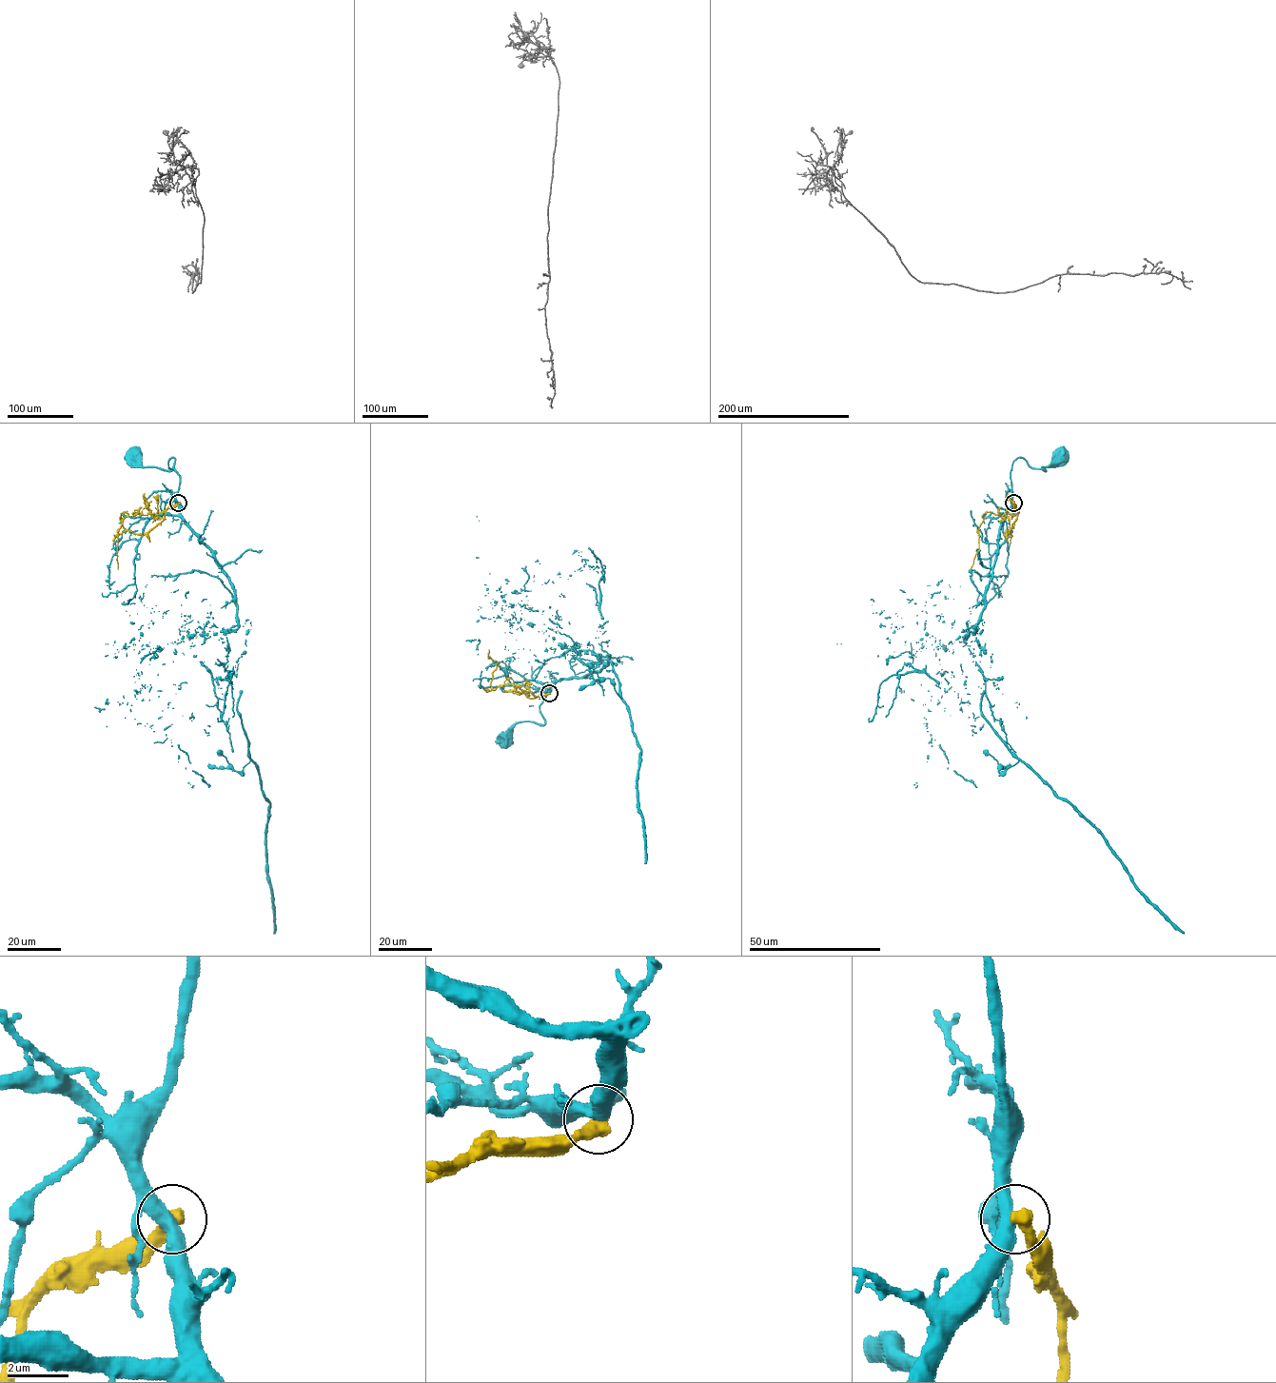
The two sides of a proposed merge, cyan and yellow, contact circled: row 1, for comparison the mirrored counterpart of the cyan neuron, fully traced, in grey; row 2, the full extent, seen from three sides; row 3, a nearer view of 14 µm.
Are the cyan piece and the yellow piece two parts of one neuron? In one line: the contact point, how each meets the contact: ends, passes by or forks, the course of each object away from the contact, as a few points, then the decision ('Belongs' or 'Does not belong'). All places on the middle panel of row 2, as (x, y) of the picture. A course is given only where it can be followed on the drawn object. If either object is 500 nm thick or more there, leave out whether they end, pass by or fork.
Place: (549, 693). At the ring cyan passes by. At the ring yellow ends. Course of cyan: (549, 692), (547, 691), (551, 690), (545, 691), (539, 705), (543, 724), (519, 721), (512, 736), (506, 740). Course of yellow: (549, 693), (536, 697), (509, 683), (493, 689), (492, 674), (499, 662), (489, 658), (489, 649). Does not belong

